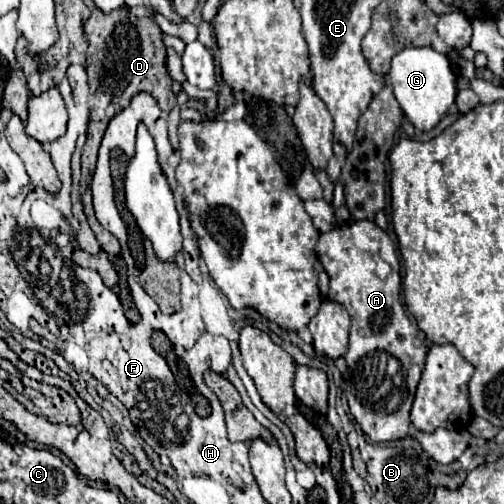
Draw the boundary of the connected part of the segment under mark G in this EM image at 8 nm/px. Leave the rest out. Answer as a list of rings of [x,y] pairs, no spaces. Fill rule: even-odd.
[[[406,48],[398,52],[392,58],[388,82],[394,88],[394,96],[404,116],[420,130],[432,130],[456,98],[456,74],[452,64],[444,54],[432,48]]]

